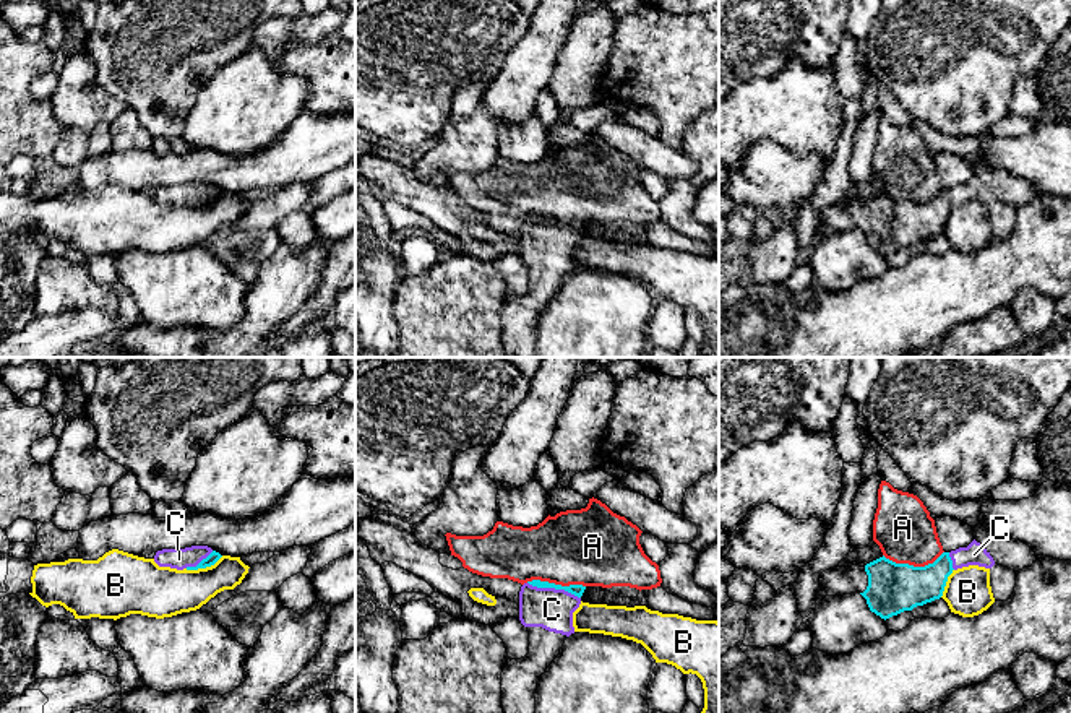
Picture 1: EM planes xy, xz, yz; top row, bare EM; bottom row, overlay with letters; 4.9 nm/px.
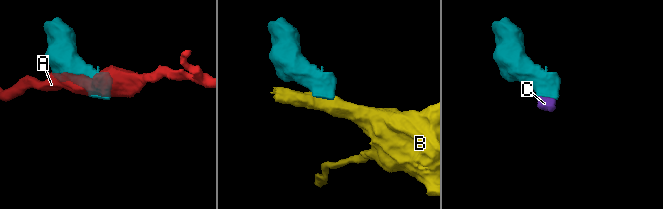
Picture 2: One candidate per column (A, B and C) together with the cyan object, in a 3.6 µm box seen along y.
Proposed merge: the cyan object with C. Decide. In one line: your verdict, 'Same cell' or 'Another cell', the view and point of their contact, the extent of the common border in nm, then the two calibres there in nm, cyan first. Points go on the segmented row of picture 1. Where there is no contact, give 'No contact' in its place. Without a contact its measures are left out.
Same cell. Touches cyan at xz (554, 587). Shared border 280 nm. Thickness 60 nm (cyan) against 200 nm

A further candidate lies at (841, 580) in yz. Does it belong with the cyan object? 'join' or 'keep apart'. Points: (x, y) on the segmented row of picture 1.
join

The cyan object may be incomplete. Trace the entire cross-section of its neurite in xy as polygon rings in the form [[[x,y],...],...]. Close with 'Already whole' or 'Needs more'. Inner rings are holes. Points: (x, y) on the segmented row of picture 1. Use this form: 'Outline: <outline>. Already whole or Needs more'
Outline: [[[191,546],[185,549],[162,549],[154,555],[159,567],[177,570],[198,570],[214,565],[222,555],[208,546]]]. Needs more

